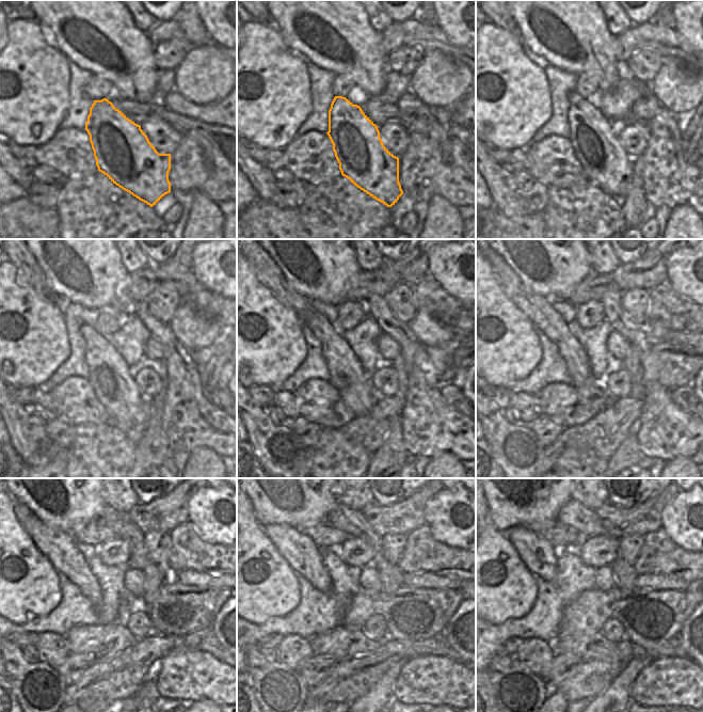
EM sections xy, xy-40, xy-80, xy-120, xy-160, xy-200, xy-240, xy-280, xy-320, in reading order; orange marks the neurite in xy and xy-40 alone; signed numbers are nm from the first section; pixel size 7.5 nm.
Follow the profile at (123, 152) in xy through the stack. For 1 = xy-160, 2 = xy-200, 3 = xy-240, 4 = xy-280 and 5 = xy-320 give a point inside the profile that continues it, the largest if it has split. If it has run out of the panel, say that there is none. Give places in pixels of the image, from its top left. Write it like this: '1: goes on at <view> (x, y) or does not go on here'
1: goes on at xy-160 (346, 373)
2: goes on at xy-200 (538, 309)
3: goes on at xy-240 (60, 548)
4: goes on at xy-280 (303, 556)
5: goes on at xy-320 (539, 556)

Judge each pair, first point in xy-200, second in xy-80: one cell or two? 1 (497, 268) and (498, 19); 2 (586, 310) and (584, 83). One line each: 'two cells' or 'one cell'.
1: one cell
2: one cell

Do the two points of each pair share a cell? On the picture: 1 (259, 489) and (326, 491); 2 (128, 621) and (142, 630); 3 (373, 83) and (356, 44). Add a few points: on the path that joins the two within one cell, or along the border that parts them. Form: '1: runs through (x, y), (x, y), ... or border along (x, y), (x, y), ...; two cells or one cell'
1: runs through (276, 490), (292, 490), (302, 500), (309, 493); one cell
2: runs through (131, 621), (139, 627); one cell
3: runs through (370, 74), (360, 53); one cell

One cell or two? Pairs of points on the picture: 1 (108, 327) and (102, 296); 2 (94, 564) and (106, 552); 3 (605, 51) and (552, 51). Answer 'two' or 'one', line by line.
1: two
2: two
3: one

